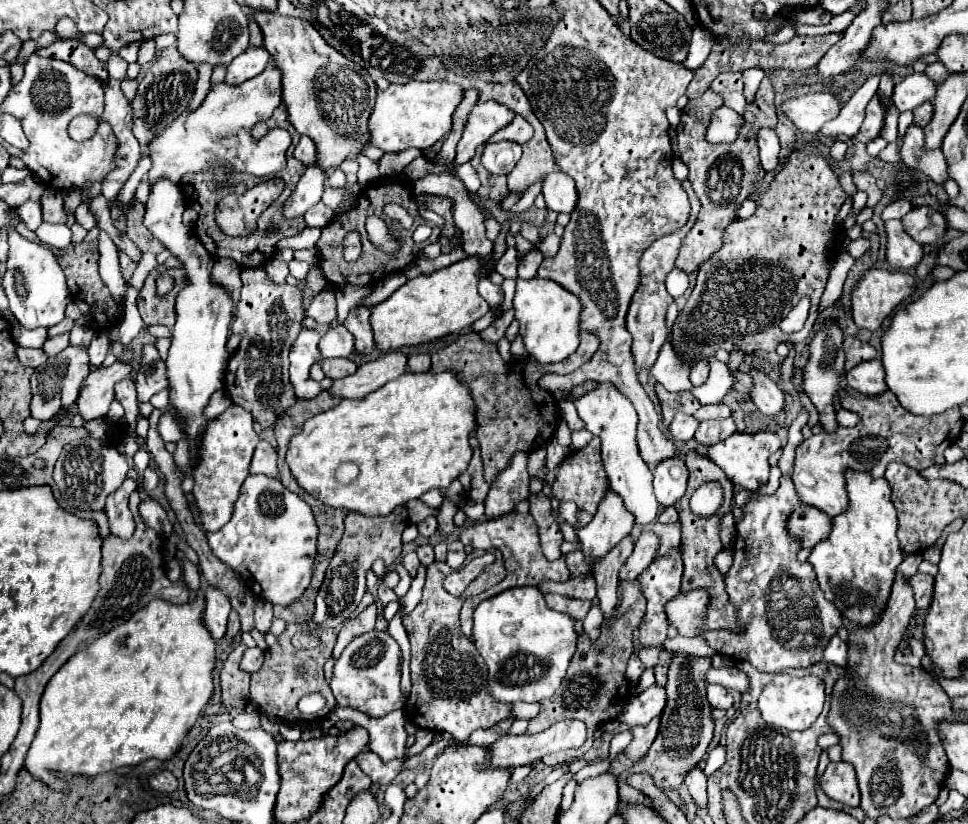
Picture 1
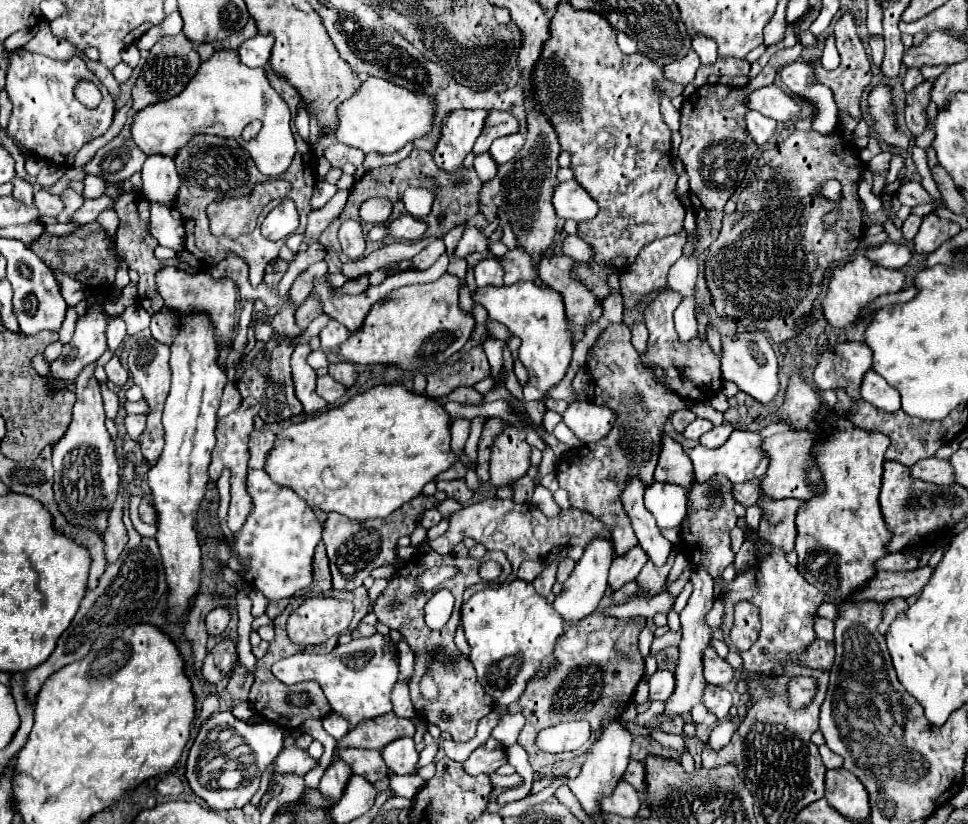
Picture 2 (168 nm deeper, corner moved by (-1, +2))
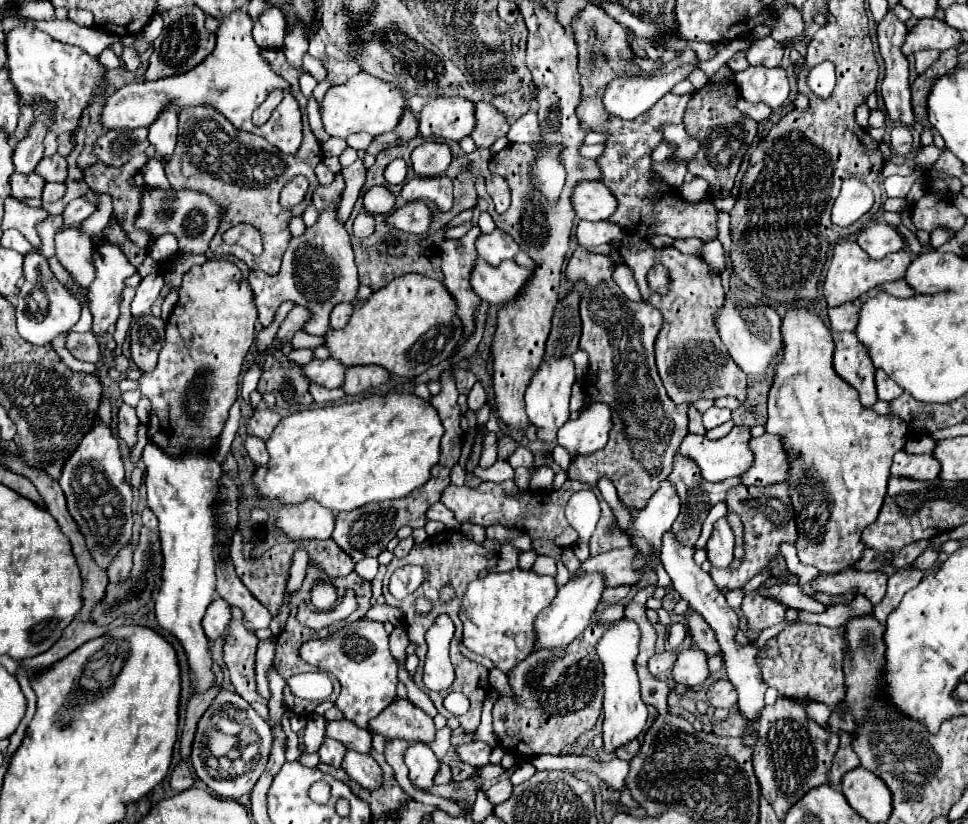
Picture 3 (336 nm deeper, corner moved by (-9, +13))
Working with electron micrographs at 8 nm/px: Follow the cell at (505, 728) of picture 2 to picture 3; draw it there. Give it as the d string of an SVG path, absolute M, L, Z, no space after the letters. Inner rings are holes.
M497 668L489 670L489 686L491 689L497 690L501 696L511 696L513 694L511 688L509 688L509 684L507 684L507 676L501 674Z

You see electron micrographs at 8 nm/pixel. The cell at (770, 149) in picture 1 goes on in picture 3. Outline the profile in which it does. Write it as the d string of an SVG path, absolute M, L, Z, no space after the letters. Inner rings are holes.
M739 98L739 100L735 102L735 106L737 106L745 116L749 116L749 118L753 118L753 120L757 120L757 122L769 118L769 114L771 114L771 108L769 108L769 106L765 106L765 104L751 104L751 102L743 100L743 98Z

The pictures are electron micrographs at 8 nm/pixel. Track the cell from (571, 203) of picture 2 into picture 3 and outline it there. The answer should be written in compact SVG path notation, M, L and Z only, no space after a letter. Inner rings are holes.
M581 182L573 194L573 208L581 220L609 220L617 208L617 200L603 182Z

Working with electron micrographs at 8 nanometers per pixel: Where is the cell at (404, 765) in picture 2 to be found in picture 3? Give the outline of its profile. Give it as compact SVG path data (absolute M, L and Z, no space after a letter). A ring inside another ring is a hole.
M423 742L409 744L405 752L405 764L409 768L409 780L423 792L427 792L433 786L433 778L441 766L433 750Z

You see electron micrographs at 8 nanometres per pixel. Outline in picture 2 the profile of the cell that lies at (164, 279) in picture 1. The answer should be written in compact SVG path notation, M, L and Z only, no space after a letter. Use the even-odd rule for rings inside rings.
M163 267L157 275L155 275L155 283L157 283L157 291L163 297L165 305L179 311L179 313L187 313L187 311L207 311L213 317L215 323L215 337L219 347L229 343L233 337L233 327L237 321L237 287L231 279L213 279L209 273L199 271L197 275L191 275L179 267Z

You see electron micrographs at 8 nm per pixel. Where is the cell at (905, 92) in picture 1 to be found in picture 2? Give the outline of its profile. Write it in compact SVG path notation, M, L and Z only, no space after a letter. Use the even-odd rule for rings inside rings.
M915 67L909 69L907 75L903 77L903 89L905 89L905 93L911 93L919 83L923 83L923 75Z

